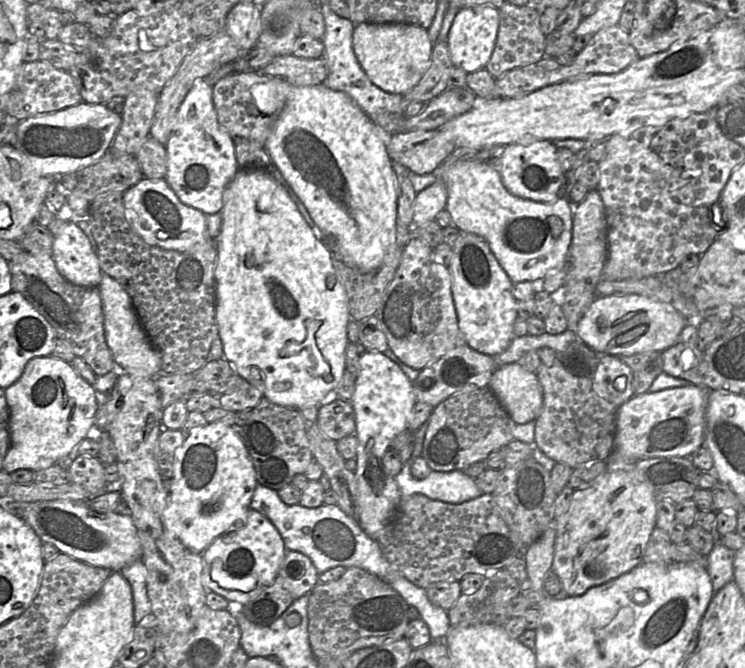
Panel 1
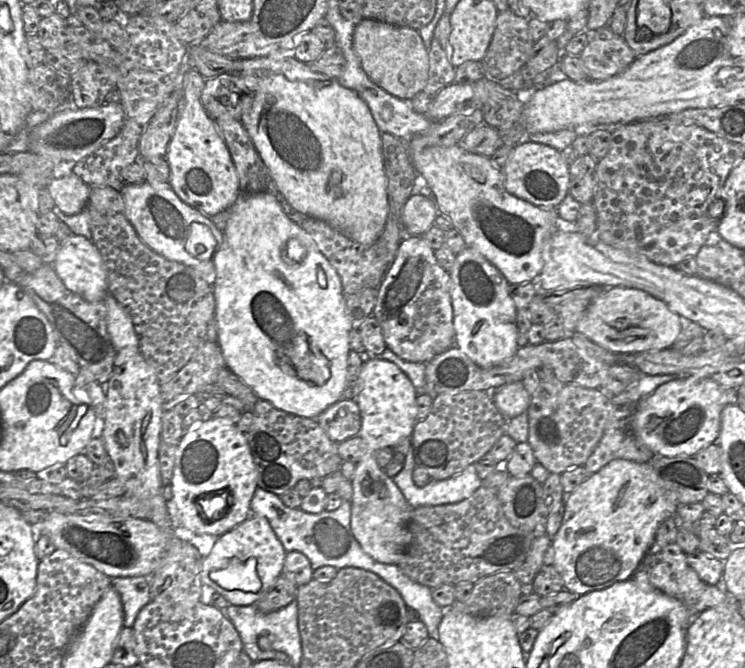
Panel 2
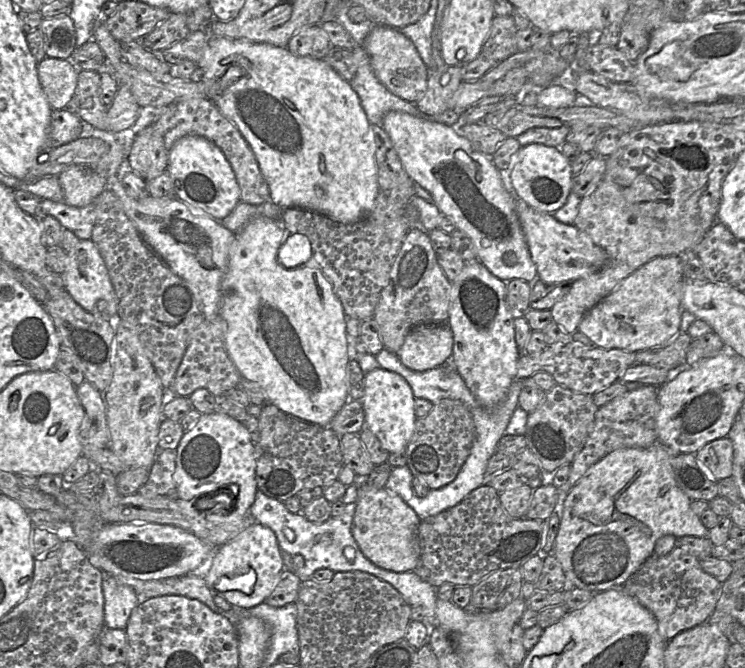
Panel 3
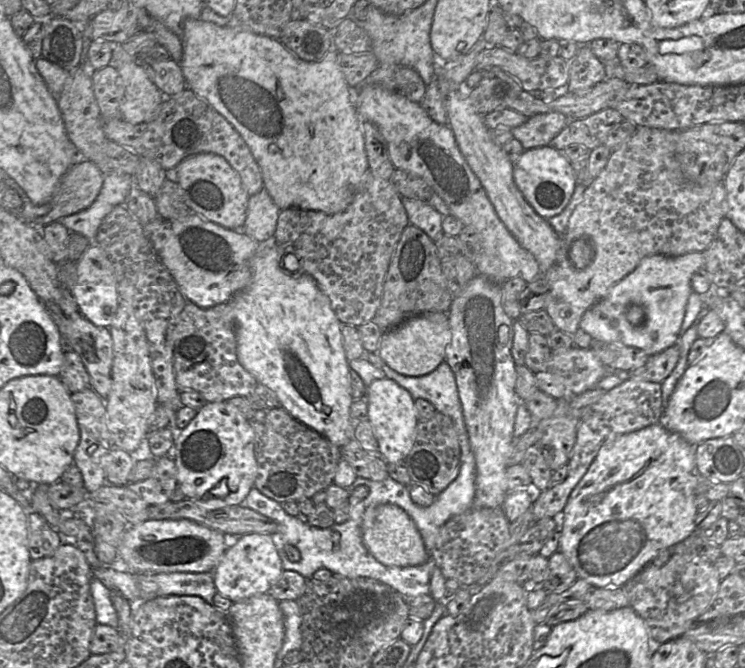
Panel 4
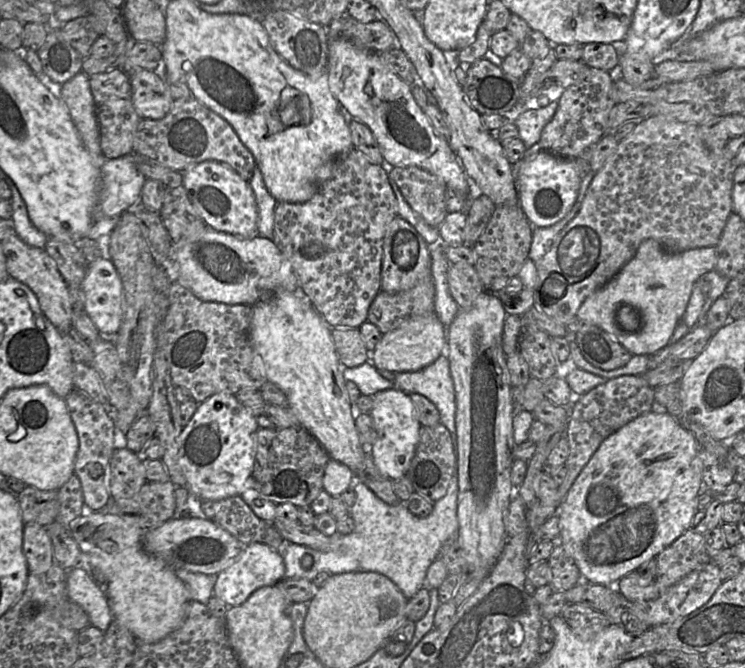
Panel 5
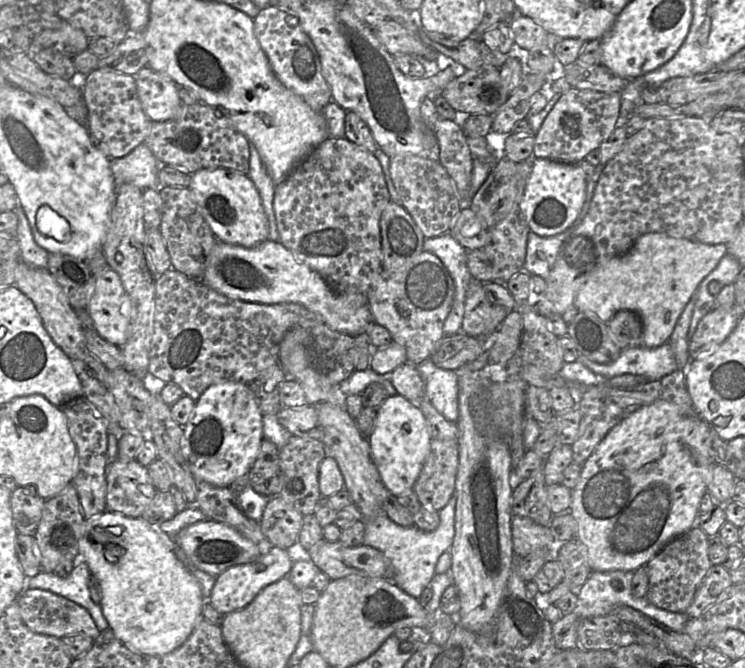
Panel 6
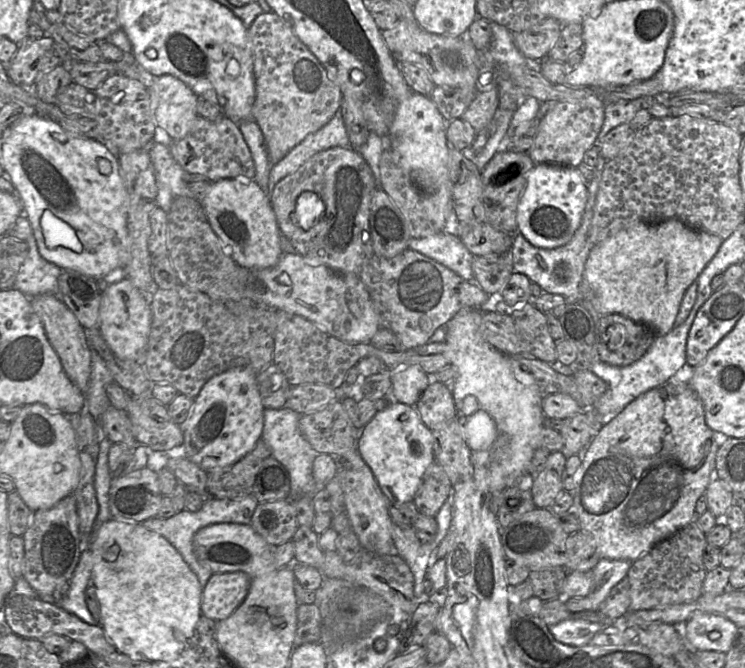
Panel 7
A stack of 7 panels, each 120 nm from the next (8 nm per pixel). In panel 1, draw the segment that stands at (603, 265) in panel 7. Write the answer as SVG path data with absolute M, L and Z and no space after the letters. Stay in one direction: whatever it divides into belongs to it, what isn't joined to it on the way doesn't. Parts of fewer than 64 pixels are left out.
M638 294L597 296L580 320L577 337L598 354L631 356L663 352L679 342L687 319L667 303Z

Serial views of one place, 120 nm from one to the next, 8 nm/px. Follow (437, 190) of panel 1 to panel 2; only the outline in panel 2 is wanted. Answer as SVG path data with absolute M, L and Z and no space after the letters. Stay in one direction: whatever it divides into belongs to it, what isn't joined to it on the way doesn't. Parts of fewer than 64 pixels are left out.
M412 194L402 209L402 225L406 235L422 236L433 224L438 214L433 197Z

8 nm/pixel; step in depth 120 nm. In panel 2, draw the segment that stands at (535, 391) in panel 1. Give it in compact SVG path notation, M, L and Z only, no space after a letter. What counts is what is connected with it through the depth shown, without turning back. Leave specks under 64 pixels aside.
M516 381L493 389L492 400L501 414L510 420L527 412L531 395L524 388L522 381Z

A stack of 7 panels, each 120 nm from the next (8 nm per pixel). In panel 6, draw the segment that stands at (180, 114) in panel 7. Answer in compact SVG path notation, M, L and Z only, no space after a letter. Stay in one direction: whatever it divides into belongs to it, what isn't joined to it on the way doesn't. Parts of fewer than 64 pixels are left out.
M149 67L133 76L142 108L151 121L166 121L177 114L183 103L180 87L171 78Z

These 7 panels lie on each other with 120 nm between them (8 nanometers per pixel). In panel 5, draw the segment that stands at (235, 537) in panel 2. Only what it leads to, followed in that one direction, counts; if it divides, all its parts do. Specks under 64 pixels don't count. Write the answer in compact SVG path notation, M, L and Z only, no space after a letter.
M263 543L244 545L240 556L215 577L213 596L228 607L244 603L257 589L276 585L285 578L285 565L280 552Z

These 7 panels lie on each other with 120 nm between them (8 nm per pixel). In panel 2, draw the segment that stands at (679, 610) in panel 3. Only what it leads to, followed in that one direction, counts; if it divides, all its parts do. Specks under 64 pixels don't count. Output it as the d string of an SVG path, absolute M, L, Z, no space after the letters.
M654 541L631 579L644 591L659 590L680 600L685 606L694 605L708 585L688 565L686 554L675 542L660 545Z

